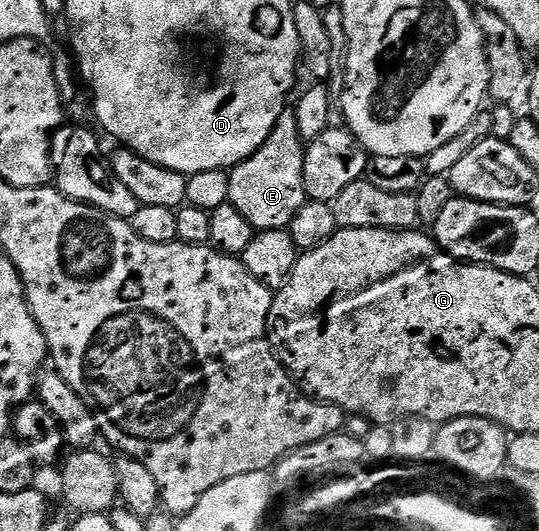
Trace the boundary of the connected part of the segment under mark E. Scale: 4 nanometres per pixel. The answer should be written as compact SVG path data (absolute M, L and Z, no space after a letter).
M286 110L275 130L243 162L236 164L229 172L229 203L251 222L254 230L266 232L276 228L288 229L289 224L305 205L305 183L303 182L303 162L305 161L306 141L299 134L299 122L295 122L292 110Z

